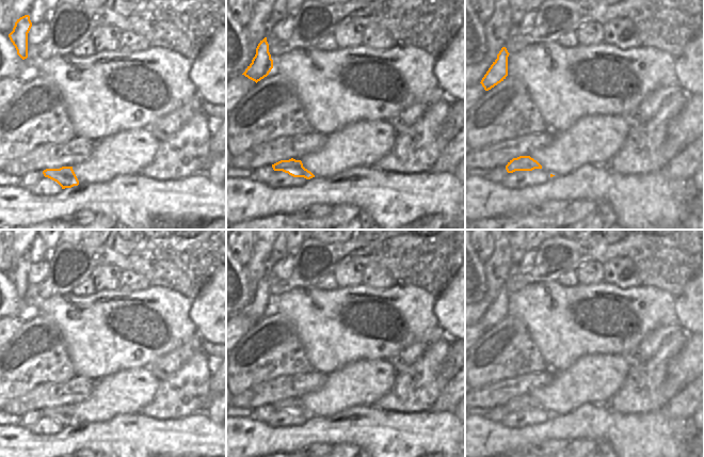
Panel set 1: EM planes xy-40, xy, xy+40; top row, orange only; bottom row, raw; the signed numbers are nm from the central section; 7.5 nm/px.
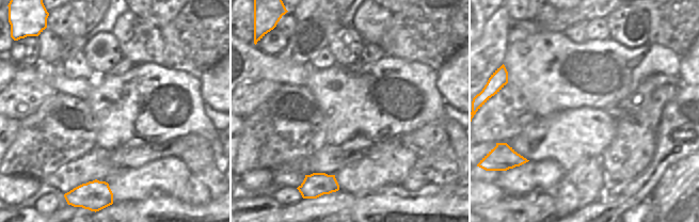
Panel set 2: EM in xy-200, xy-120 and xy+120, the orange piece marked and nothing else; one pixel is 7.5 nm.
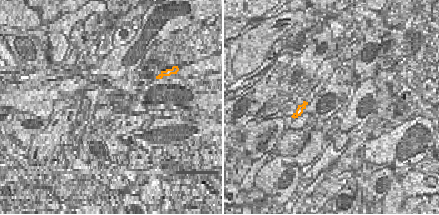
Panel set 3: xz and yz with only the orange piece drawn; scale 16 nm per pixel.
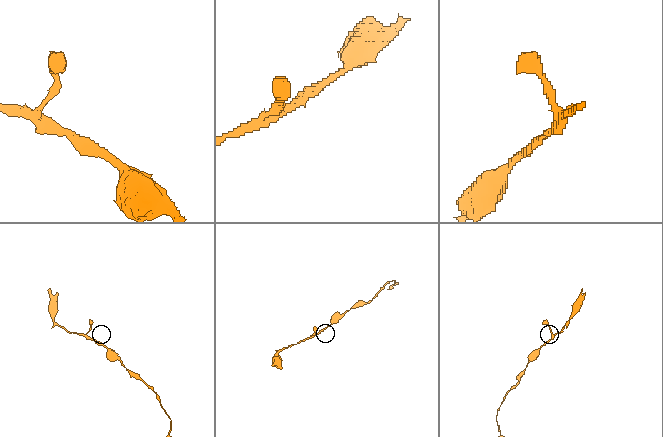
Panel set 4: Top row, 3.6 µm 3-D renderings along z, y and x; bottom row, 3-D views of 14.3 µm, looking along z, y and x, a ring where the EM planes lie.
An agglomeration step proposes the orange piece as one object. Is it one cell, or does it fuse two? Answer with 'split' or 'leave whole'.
leave whole

